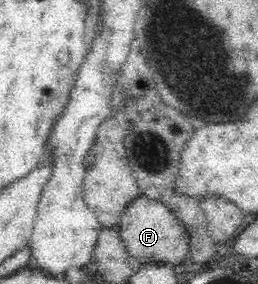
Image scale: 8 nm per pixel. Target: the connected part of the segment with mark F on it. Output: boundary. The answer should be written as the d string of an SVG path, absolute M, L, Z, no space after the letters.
M140 195L126 205L118 228L127 253L141 265L156 263L174 267L182 263L189 253L190 239L186 228L166 206L148 196Z

